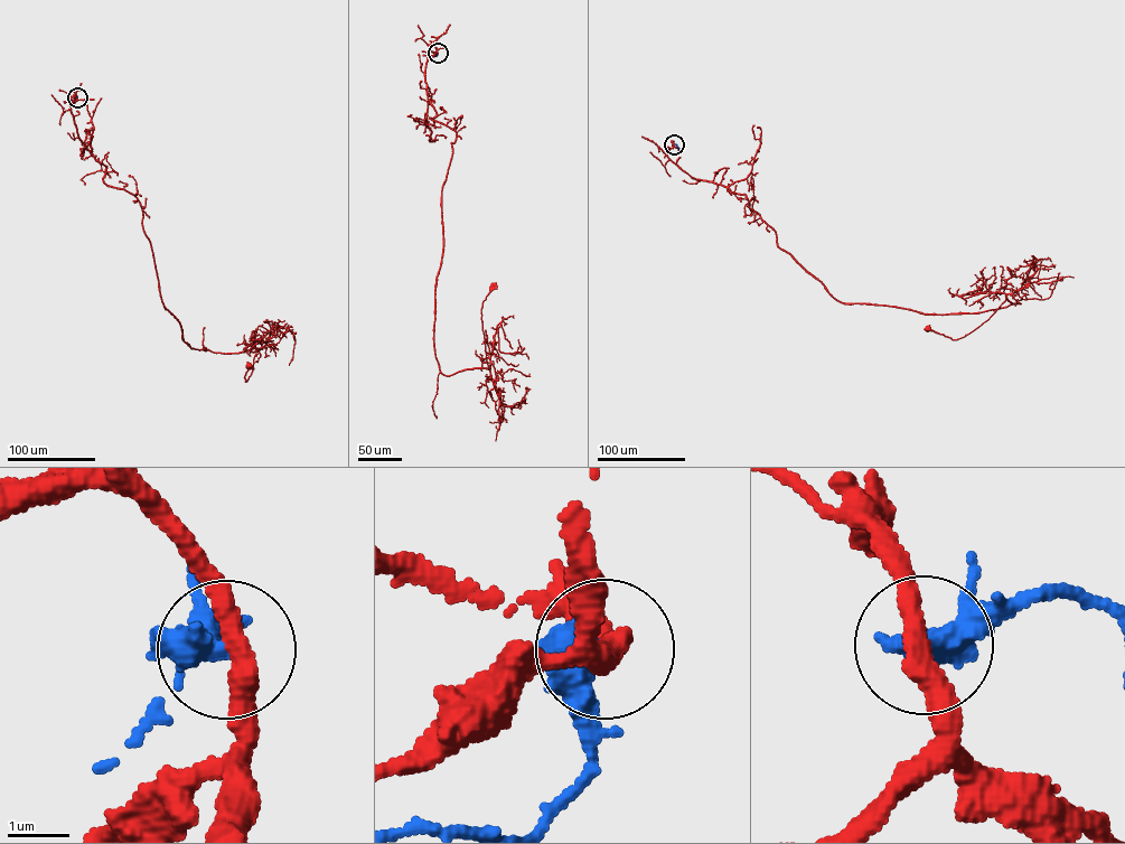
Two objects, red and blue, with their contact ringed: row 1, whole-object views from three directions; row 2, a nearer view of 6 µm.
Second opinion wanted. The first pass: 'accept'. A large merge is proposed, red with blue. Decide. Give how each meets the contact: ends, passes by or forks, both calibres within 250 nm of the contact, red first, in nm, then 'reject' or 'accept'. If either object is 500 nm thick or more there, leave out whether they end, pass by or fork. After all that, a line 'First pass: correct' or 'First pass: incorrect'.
red passes by; blue forks; calibres 360 and 340 nm; reject
First pass: incorrect

